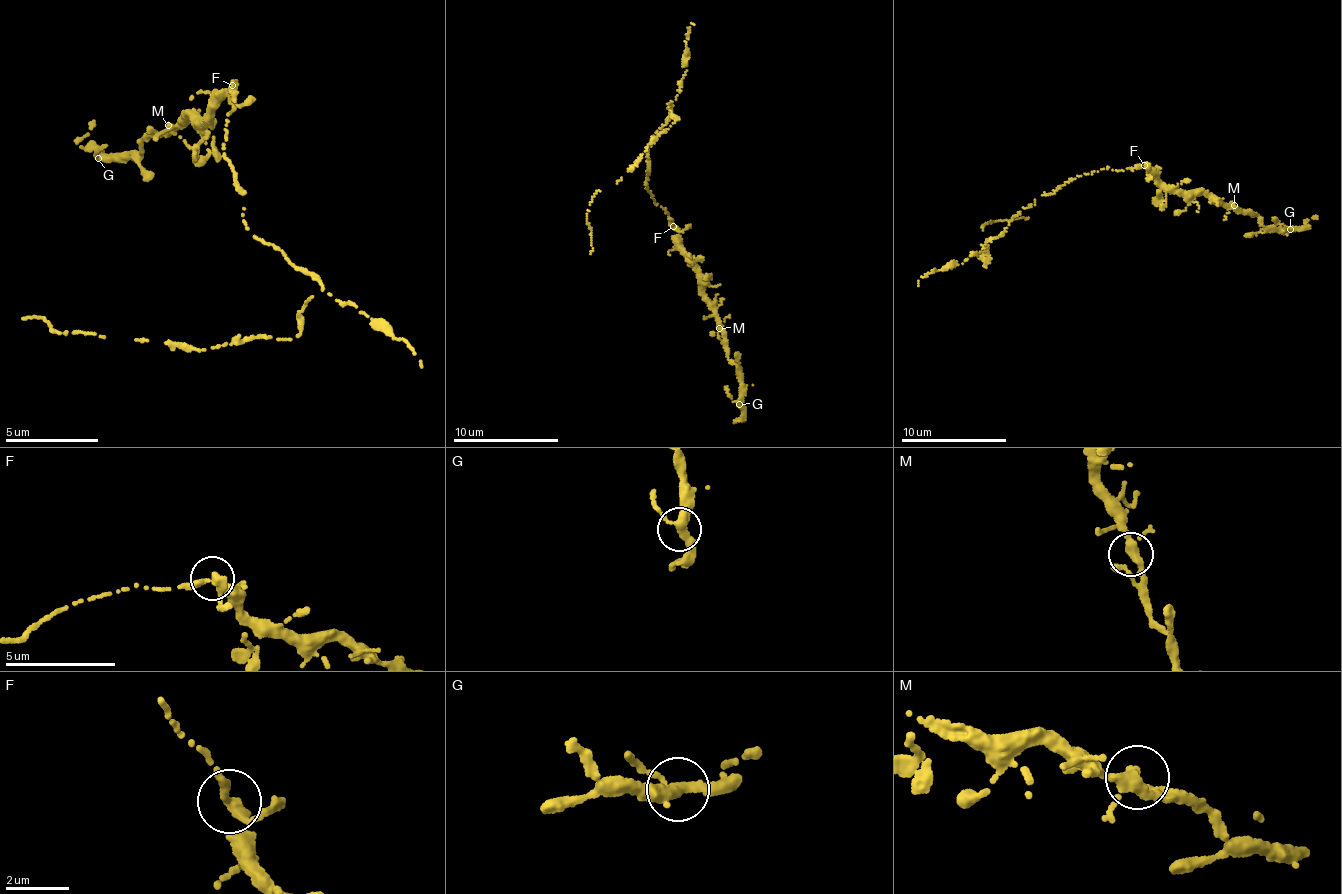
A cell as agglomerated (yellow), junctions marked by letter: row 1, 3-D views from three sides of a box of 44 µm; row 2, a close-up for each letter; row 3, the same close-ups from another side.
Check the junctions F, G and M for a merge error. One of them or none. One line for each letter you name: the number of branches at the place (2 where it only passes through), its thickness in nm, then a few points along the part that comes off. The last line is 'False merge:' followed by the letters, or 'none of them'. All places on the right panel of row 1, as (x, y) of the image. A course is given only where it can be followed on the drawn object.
F: 3 branches meet; 280 nm thick; foreign part runs (1145, 165), (1107, 167), (1042, 195), (983, 247), (986, 265), (983, 230), (992, 222), (1029, 218)
False merge: F

